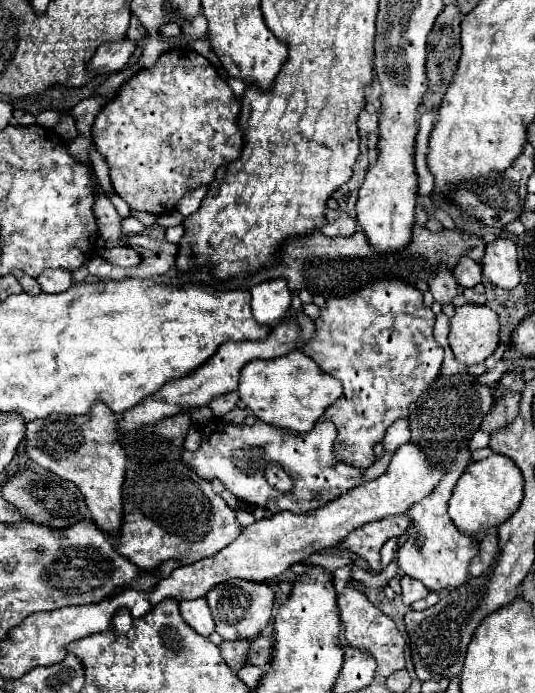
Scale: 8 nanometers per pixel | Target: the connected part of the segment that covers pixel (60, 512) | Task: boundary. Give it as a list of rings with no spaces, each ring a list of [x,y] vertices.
[[[24,469],[24,471],[12,475],[2,487],[2,497],[20,511],[24,521],[48,525],[54,529],[64,529],[66,525],[78,523],[88,517],[88,513],[86,513],[88,507],[84,503],[82,493],[78,491],[78,487],[72,481],[64,481],[50,471]]]

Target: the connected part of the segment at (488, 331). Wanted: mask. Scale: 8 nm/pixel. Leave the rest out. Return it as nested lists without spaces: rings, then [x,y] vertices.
[[[484,305],[456,307],[456,315],[450,319],[448,343],[458,363],[484,363],[500,343],[498,315]]]

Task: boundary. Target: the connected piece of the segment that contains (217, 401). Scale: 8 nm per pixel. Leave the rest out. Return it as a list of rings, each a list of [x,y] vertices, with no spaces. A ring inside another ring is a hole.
[[[232,391],[232,393],[226,393],[226,395],[214,397],[214,399],[208,403],[208,407],[212,409],[214,415],[222,417],[222,415],[226,415],[228,411],[232,411],[232,409],[236,407],[236,401],[238,401],[238,393]]]

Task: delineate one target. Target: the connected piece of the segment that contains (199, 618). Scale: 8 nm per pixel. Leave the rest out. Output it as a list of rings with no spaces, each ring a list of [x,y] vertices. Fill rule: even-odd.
[[[204,597],[202,599],[192,599],[192,601],[182,601],[180,611],[182,611],[182,617],[186,619],[186,623],[192,629],[196,629],[200,635],[208,637],[214,631],[214,619],[210,615],[208,603],[206,603]]]

